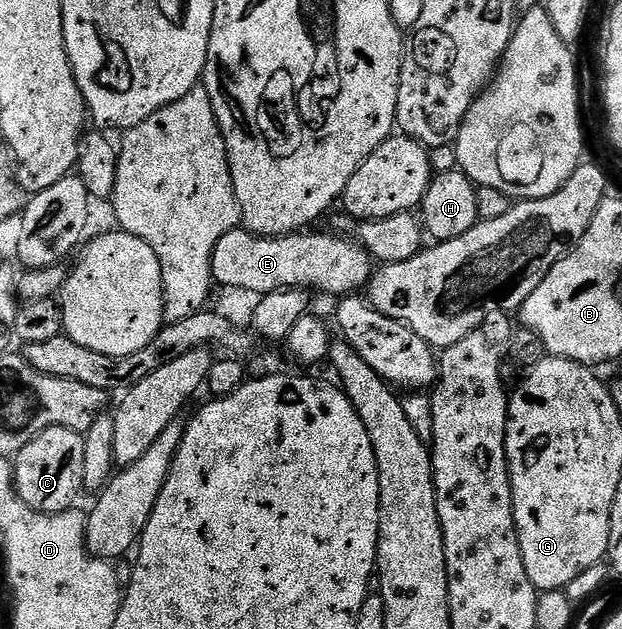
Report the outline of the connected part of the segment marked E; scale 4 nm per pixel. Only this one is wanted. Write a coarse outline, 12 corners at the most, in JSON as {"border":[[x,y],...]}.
{"border":[[227,232],[219,287],[353,296],[375,273],[360,242]]}

